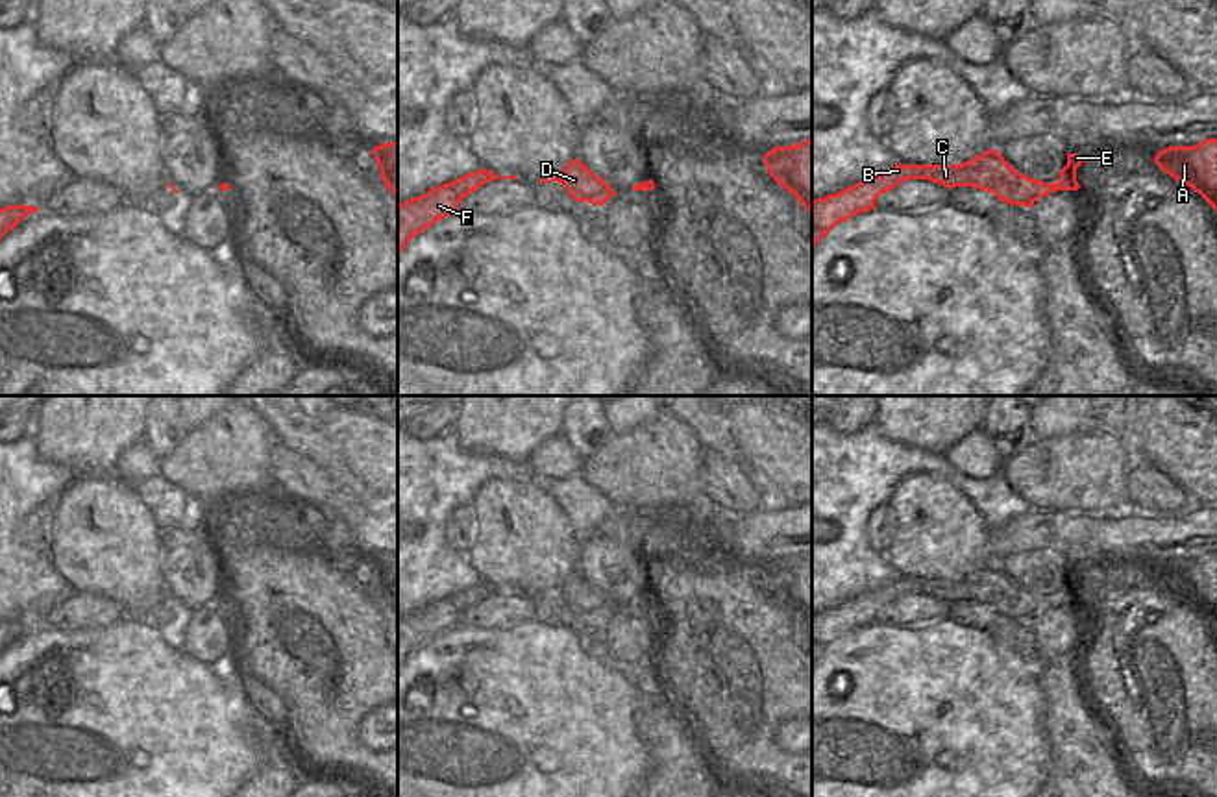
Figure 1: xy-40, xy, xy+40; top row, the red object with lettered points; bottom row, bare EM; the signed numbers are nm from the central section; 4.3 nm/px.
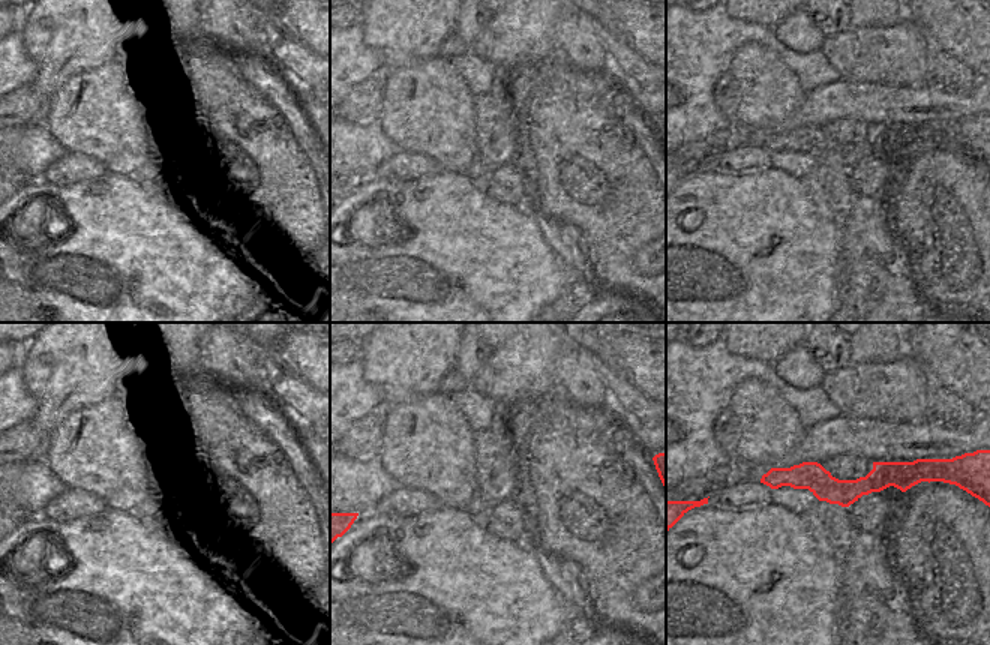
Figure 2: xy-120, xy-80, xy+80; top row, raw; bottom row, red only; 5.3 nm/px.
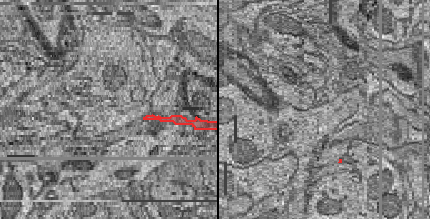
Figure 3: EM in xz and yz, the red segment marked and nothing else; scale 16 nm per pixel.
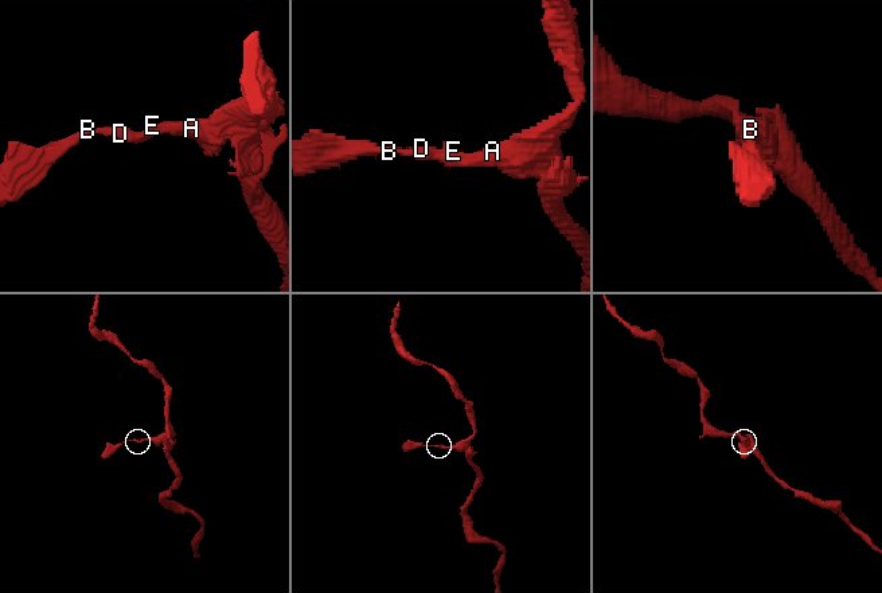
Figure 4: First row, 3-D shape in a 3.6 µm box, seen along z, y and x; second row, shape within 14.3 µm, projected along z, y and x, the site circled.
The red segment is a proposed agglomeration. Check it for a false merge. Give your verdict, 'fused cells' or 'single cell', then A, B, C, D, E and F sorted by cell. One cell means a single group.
single cell; groups A B C D E F

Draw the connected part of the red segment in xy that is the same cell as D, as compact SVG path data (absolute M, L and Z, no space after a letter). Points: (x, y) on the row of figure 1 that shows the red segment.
M577 157L570 161L559 176L553 179L542 179L540 183L549 181L562 183L575 202L588 202L599 207L616 194L605 179L596 176Z

